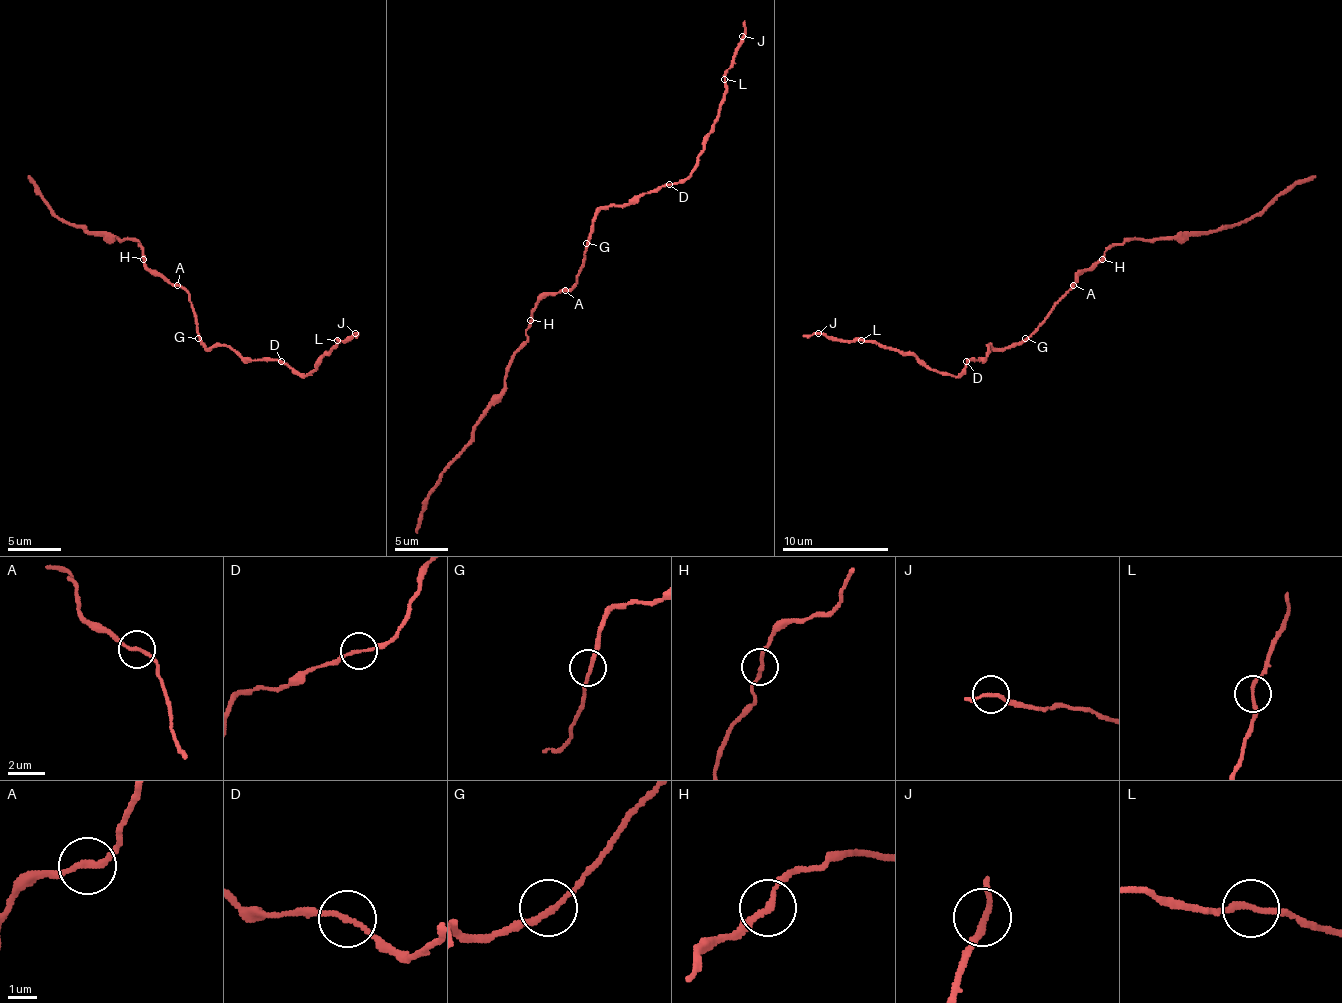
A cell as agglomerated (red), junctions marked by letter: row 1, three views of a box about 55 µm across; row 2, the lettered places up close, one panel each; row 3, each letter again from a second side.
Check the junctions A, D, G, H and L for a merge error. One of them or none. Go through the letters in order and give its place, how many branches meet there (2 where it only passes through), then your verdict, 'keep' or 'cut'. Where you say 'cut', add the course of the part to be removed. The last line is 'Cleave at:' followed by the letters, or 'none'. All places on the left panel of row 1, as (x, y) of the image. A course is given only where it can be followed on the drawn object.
A: at (177, 285); 2 branches meet; keep
D: at (281, 361); 2 branches meet; keep
G: at (198, 338); 2 branches meet; keep
H: at (143, 259); 2 branches meet; keep
L: at (337, 340); 2 branches meet; keep
Cleave at: none

